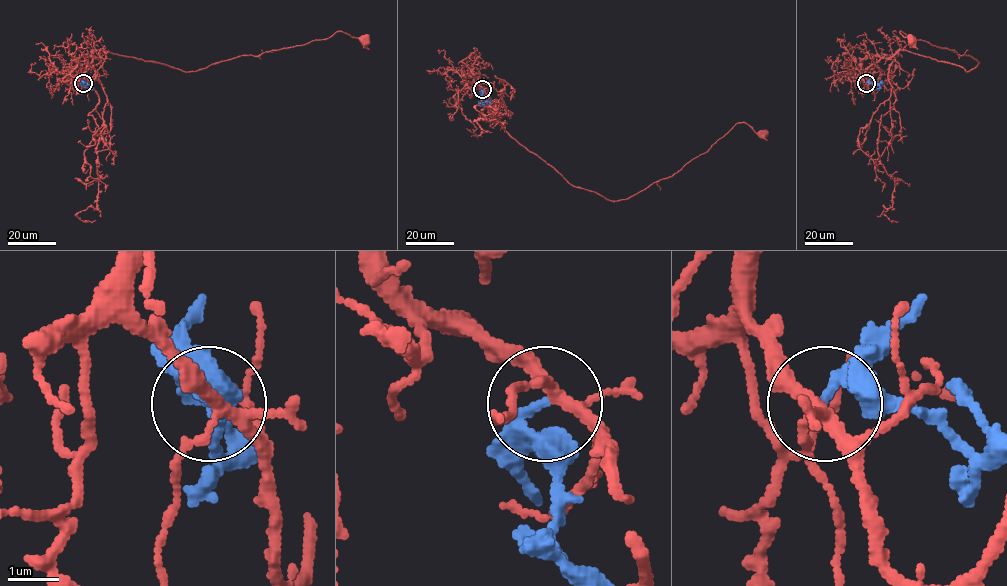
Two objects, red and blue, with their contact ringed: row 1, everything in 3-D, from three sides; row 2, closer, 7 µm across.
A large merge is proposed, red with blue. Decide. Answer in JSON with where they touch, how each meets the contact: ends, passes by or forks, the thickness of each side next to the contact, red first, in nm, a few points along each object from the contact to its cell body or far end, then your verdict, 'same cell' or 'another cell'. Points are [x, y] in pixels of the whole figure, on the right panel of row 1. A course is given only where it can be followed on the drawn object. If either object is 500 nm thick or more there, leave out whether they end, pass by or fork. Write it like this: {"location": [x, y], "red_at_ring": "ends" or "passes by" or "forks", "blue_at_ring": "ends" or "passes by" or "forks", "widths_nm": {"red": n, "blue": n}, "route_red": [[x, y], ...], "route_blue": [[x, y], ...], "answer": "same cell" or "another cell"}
{"location": [866, 83], "red_at_ring": "forks", "blue_at_ring": "ends", "widths_nm": {"red": 220, "blue": 190}, "route_red": [[866, 83], [862, 75], [870, 67], [901, 50], [966, 71], [978, 64], [901, 31], [909, 39]], "route_blue": [[866, 83], [880, 82], [879, 85]], "answer": "another cell"}

